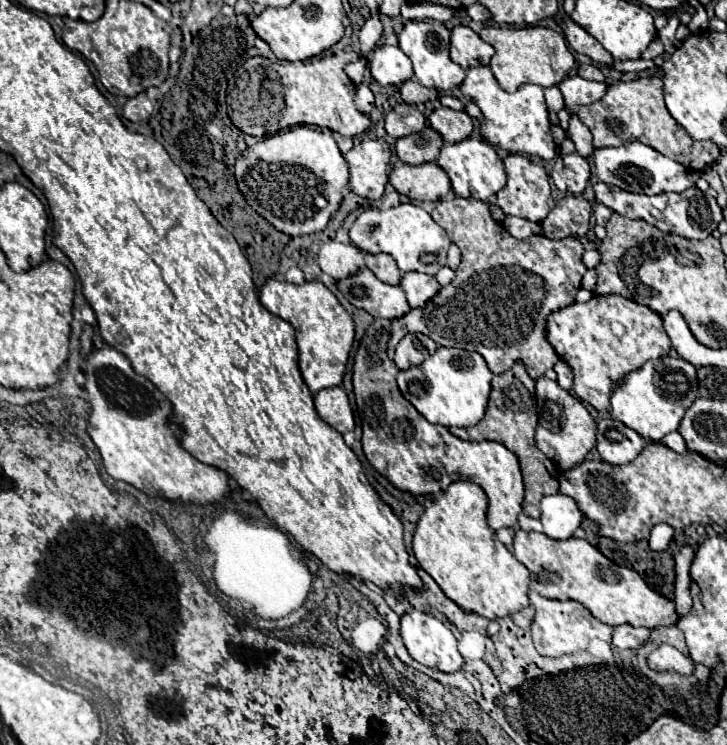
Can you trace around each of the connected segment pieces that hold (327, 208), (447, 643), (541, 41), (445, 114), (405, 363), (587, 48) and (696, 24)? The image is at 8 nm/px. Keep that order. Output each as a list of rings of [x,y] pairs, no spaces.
[[[294,127],[284,129],[276,135],[270,135],[258,141],[254,147],[248,147],[234,165],[234,175],[238,189],[242,191],[248,205],[278,231],[286,235],[310,235],[322,231],[330,217],[338,211],[342,201],[342,189],[348,185],[348,163],[342,157],[330,131],[312,129],[312,127]]]
[[[410,607],[400,617],[400,635],[402,635],[402,641],[408,649],[408,653],[412,655],[412,659],[416,659],[418,663],[422,663],[426,667],[432,667],[432,669],[438,669],[444,673],[452,673],[464,665],[464,659],[458,653],[456,637],[452,635],[452,631],[440,619],[436,619],[434,615],[426,613],[426,611]]]
[[[484,27],[480,37],[494,47],[494,57],[490,59],[490,69],[500,83],[500,87],[508,93],[516,91],[524,83],[534,83],[540,87],[550,87],[560,83],[568,71],[574,67],[574,57],[566,47],[566,39],[548,27]]]
[[[440,107],[440,109],[432,111],[428,121],[430,121],[432,129],[438,131],[446,143],[464,141],[472,133],[472,119],[466,113],[454,111],[448,107]]]
[[[406,335],[406,337],[398,343],[398,347],[396,347],[396,357],[394,357],[398,369],[410,369],[410,367],[416,367],[416,365],[420,365],[420,363],[424,361],[424,355],[416,349],[414,339],[416,339],[414,335]]]
[[[560,23],[562,29],[564,29],[564,35],[570,43],[570,47],[578,53],[584,53],[597,64],[612,65],[613,58],[609,52],[607,52],[596,39],[592,37],[589,33],[586,33],[580,25],[576,23]]]
[[[702,5],[696,7],[696,15],[692,17],[692,21],[690,21],[688,27],[690,27],[692,33],[700,33],[700,31],[708,29],[708,17],[706,17],[706,11],[704,11]]]

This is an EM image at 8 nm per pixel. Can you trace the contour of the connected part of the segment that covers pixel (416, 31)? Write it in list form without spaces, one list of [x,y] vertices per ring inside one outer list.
[[[432,19],[404,21],[404,29],[398,35],[398,41],[400,41],[400,49],[404,51],[404,55],[408,55],[408,59],[412,61],[414,75],[416,75],[416,81],[420,85],[430,87],[430,89],[438,89],[438,91],[460,87],[460,83],[464,81],[466,71],[458,63],[454,63],[448,55],[450,31],[444,27],[444,23],[432,21]]]

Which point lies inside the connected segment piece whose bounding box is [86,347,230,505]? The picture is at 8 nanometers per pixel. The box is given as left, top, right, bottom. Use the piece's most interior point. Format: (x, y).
(130, 423)

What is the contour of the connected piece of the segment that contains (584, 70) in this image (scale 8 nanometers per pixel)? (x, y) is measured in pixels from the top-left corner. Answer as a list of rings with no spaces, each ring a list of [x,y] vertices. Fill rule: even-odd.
[[[580,65],[578,67],[578,75],[582,77],[582,79],[594,79],[594,81],[604,81],[604,75],[602,75],[602,71],[598,69],[598,67],[594,67],[594,65]]]

